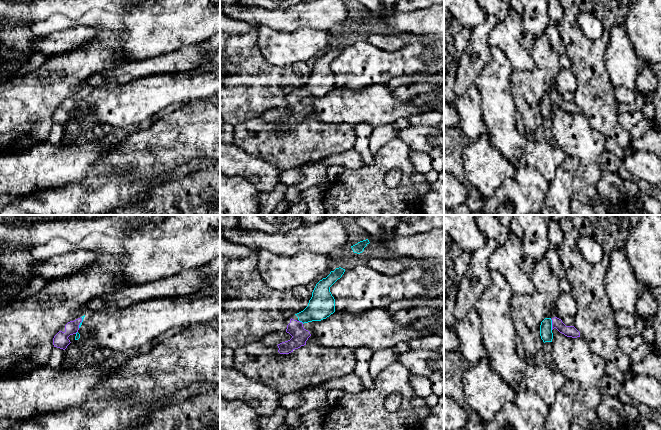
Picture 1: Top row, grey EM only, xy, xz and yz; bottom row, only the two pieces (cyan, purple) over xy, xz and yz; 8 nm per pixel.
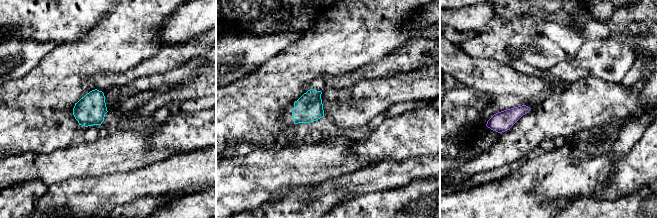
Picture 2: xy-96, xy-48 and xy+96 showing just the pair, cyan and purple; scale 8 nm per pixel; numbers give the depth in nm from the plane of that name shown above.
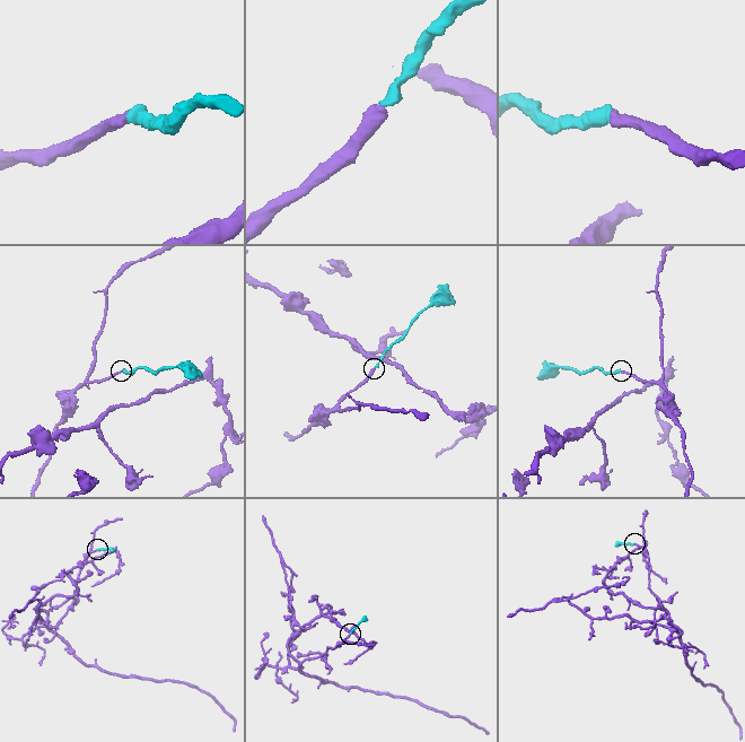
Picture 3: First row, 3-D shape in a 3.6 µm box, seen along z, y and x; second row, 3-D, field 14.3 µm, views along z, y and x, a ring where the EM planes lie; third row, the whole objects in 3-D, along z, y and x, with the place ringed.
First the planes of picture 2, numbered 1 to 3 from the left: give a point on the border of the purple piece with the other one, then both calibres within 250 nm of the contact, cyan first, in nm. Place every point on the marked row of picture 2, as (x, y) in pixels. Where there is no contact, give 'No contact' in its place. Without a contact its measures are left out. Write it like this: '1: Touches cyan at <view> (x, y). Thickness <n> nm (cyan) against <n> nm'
1: No contact
2: No contact
3: No contact

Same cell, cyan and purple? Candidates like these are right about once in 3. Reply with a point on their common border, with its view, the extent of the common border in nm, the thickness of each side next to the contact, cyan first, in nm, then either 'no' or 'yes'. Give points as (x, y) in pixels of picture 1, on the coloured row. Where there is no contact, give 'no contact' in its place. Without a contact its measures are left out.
meets cyan in yz at (551, 324); contact 90 nm long; 100 nm thick on the cyan side, 100 nm on the other; yes

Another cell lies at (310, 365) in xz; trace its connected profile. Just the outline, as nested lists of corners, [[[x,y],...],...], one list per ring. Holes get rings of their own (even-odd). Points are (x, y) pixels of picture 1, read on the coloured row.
[[[251,342],[235,350],[234,368],[249,378],[257,379],[276,390],[280,396],[314,386],[322,386],[333,378],[354,373],[354,349],[328,349],[320,345],[304,345],[289,354],[280,354],[278,346]]]

